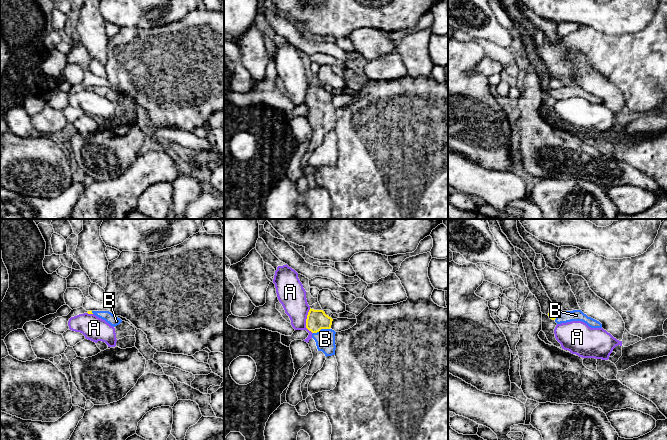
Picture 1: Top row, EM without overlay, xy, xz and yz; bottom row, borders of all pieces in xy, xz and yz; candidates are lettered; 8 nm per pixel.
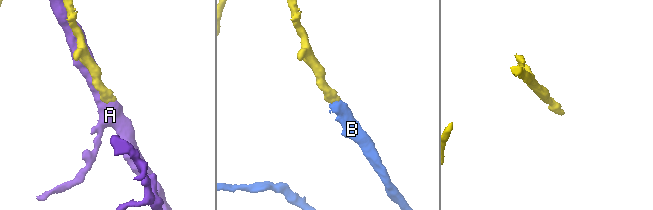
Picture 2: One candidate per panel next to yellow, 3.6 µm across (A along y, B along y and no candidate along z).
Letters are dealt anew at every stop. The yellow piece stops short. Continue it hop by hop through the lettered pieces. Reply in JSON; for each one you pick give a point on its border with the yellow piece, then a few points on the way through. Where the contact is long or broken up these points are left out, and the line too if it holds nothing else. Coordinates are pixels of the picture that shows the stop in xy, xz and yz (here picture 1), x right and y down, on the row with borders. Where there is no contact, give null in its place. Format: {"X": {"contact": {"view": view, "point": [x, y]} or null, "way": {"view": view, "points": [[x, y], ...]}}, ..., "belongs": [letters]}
{"B": {"contact": {"view": "xz", "point": [321, 328]}, "way": {"view": "xz", "points": [[316, 320], [321, 328], [325, 339]]}}, "belongs": ["B"]}

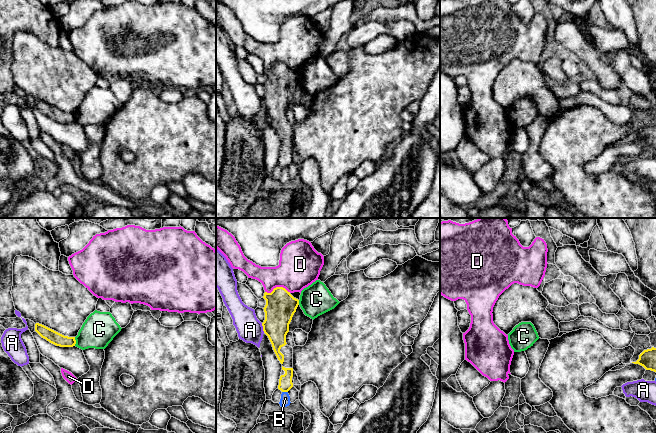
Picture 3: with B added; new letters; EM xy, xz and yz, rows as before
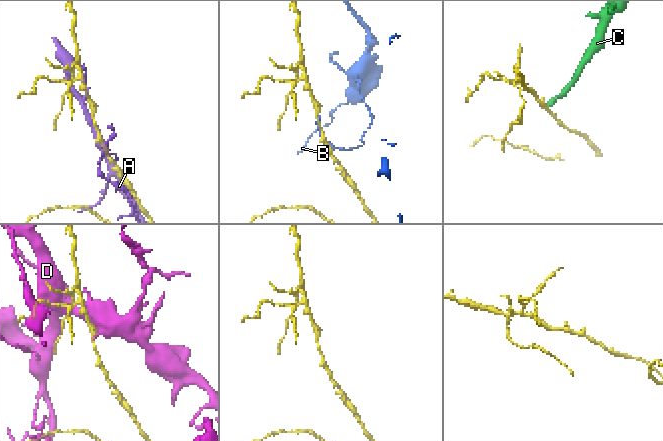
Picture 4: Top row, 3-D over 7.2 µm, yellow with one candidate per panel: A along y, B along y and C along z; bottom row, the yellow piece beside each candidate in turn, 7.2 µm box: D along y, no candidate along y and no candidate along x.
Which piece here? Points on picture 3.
{"belongs": []}

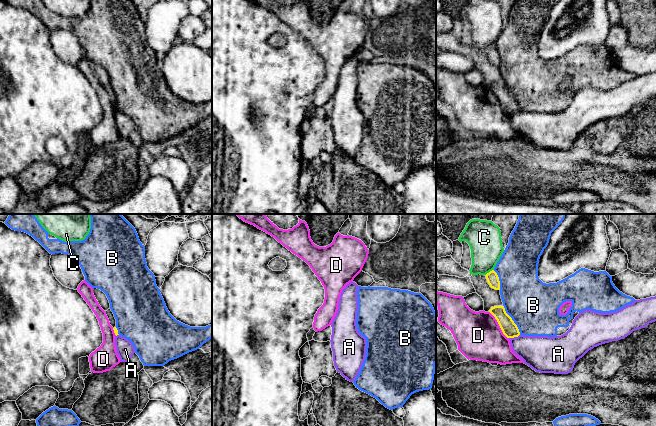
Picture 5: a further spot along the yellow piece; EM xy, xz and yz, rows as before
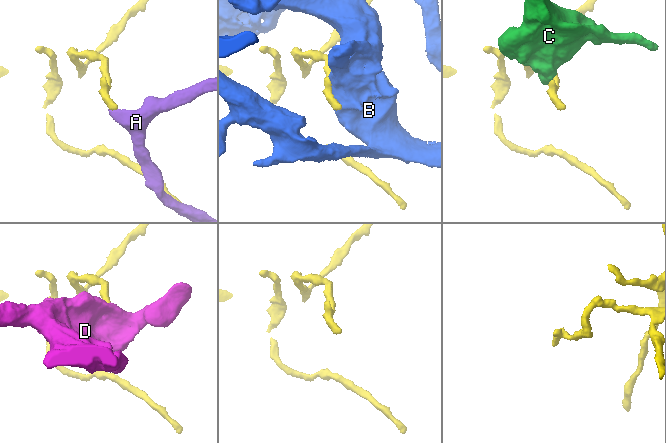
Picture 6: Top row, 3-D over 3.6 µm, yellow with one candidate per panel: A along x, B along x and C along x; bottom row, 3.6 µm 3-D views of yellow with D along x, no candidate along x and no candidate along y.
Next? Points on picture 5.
{"belongs": []}

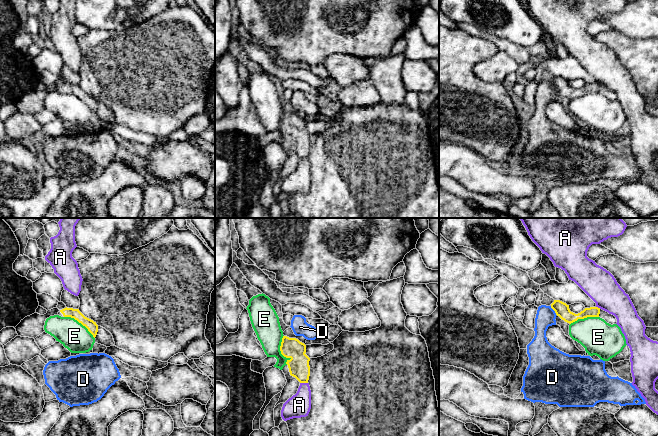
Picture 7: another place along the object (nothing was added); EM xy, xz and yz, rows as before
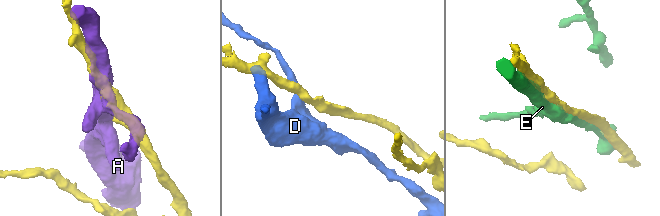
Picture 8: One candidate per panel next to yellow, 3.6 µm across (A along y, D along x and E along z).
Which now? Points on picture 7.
{"belongs": []}

